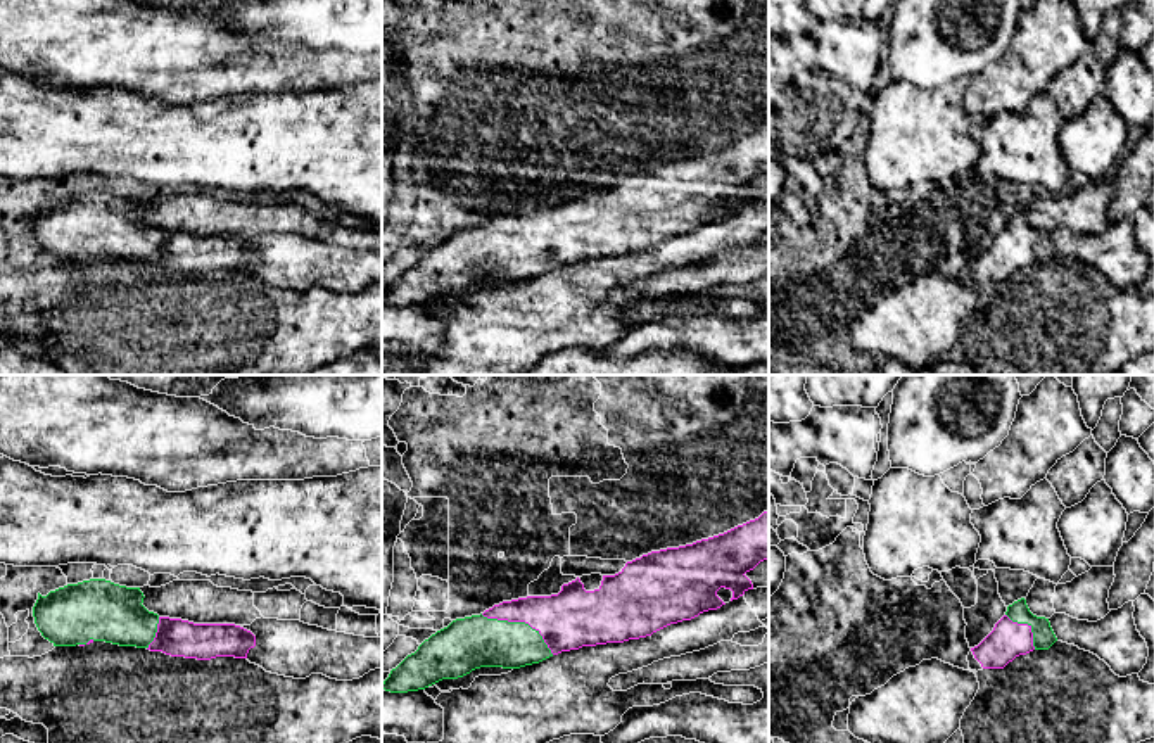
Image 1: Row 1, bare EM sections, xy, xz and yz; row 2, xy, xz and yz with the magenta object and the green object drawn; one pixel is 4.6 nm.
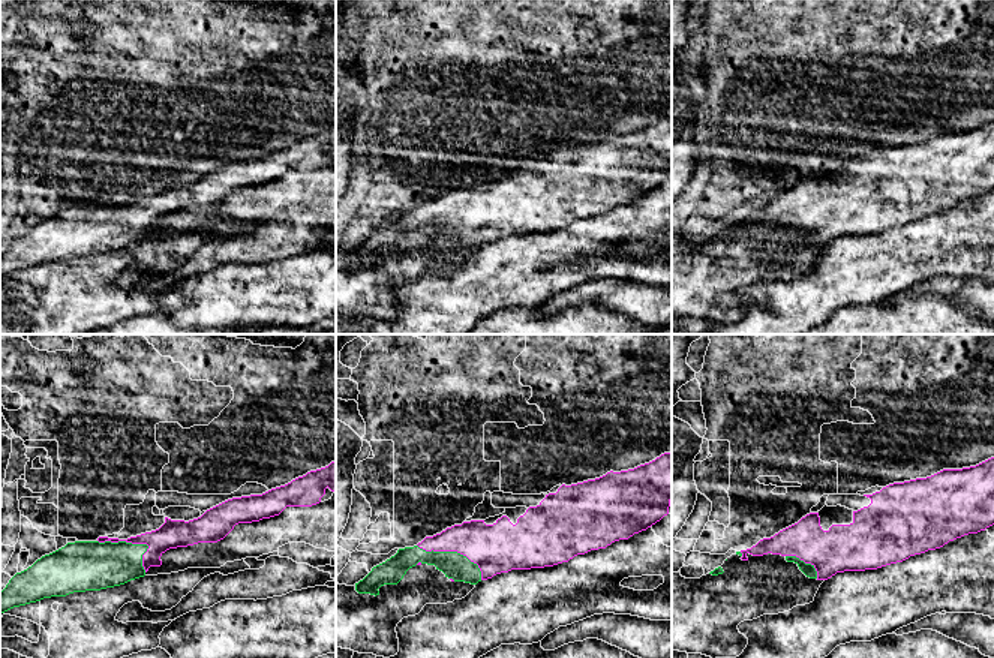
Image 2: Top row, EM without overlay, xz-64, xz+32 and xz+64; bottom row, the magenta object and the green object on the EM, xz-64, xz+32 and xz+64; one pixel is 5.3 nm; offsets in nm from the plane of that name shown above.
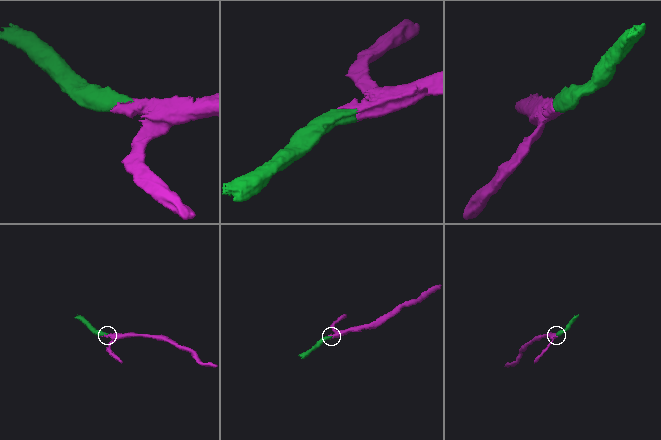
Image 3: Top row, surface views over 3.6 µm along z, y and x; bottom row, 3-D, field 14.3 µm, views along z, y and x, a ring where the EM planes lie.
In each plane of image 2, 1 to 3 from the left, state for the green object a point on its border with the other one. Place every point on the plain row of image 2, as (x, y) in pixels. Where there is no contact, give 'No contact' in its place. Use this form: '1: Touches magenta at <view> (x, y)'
1: Touches magenta at xz-64 (135, 207)
2: Touches magenta at xz+32 (455, 215)
3: Touches magenta at xz+64 (805, 227)

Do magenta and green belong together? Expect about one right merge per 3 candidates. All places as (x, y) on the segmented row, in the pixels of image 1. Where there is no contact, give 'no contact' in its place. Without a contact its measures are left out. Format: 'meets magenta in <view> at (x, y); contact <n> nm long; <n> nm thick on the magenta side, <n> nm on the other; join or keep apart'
meets magenta in xz at (520, 621); contact 400 nm long; 280 nm thick on the magenta side, 240 nm on the other; join

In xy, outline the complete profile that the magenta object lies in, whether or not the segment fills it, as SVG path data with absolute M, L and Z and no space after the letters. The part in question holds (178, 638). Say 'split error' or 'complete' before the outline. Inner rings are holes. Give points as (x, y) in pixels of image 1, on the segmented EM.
split error; M105 579L67 584L47 596L38 593L33 617L38 631L54 646L85 646L105 641L119 646L147 648L171 657L211 660L216 657L247 658L256 646L256 636L235 624L193 624L181 619L159 617L149 612L140 587L126 587Z

